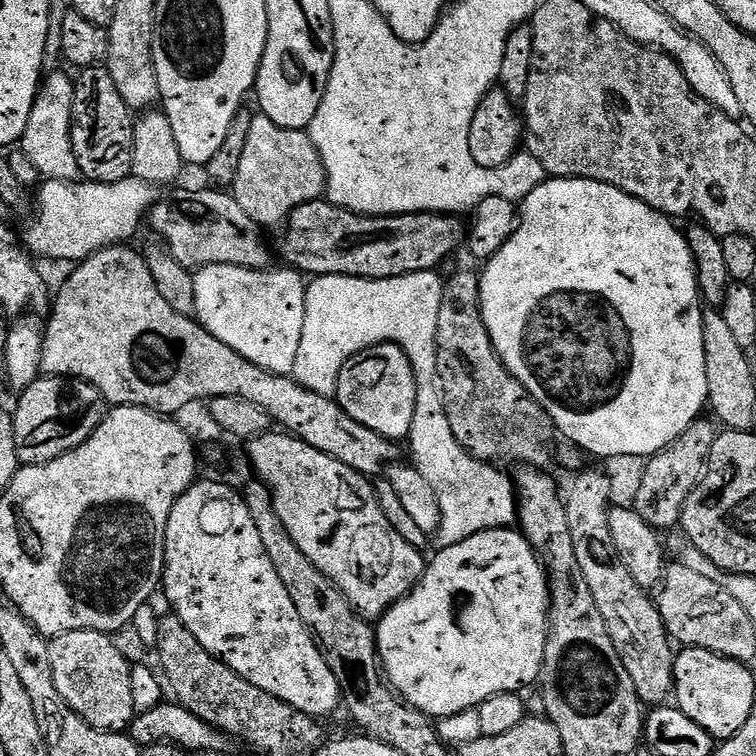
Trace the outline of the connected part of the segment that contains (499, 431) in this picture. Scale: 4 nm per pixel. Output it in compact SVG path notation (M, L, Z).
M474 271L460 272L445 283L442 307L438 312L438 334L436 335L436 357L438 358L437 383L440 396L446 409L446 418L454 438L474 458L491 462L496 466L527 466L529 468L547 469L554 460L552 436L554 429L548 415L536 405L534 398L516 378L506 370L490 342L489 332L482 322L480 312L480 279Z

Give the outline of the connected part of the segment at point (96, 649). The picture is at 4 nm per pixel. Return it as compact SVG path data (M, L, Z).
M90 630L51 637L48 640L50 671L54 673L54 686L58 694L62 694L62 702L66 702L74 714L103 732L127 733L138 715L130 691L132 664L112 640L115 639L107 632Z

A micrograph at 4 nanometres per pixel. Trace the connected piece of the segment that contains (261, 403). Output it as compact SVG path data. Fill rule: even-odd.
M132 246L103 248L79 261L73 267L76 269L69 274L68 281L61 286L60 293L57 296L55 293L50 304L52 313L48 316L48 324L46 320L43 325L44 341L40 358L43 375L84 380L94 386L94 390L98 390L109 405L148 408L161 414L176 414L172 412L182 411L195 400L203 401L214 396L242 398L246 402L254 402L258 410L264 410L273 425L369 478L379 477L386 466L401 459L396 449L399 447L393 441L354 422L354 418L350 418L335 399L306 390L292 376L279 376L246 362L246 358L230 350L230 346L218 342L218 338L205 332L193 317L178 314L178 310L173 310L162 299L162 294L158 294L158 286L154 286L147 259L128 247Z

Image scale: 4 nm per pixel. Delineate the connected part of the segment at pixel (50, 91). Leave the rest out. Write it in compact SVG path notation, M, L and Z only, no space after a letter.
M49 71L43 77L40 91L37 92L34 106L30 110L30 122L26 122L26 130L20 135L18 148L26 154L26 158L34 164L34 170L38 170L44 180L76 182L81 179L80 167L74 158L72 145L72 107L76 101L76 86L71 75L68 77L60 71Z

